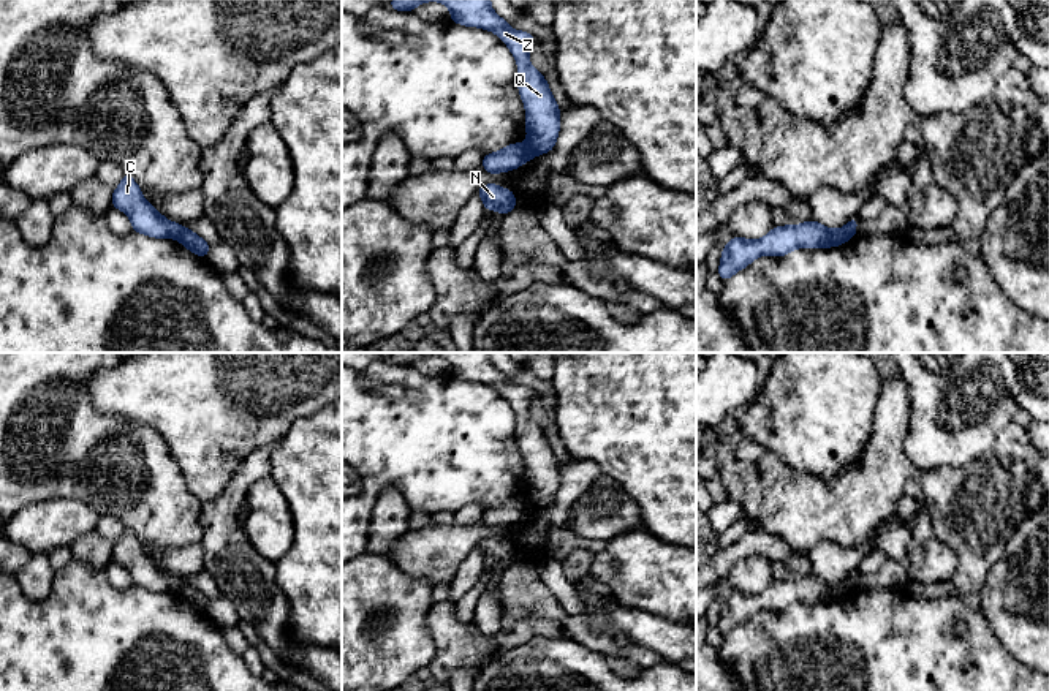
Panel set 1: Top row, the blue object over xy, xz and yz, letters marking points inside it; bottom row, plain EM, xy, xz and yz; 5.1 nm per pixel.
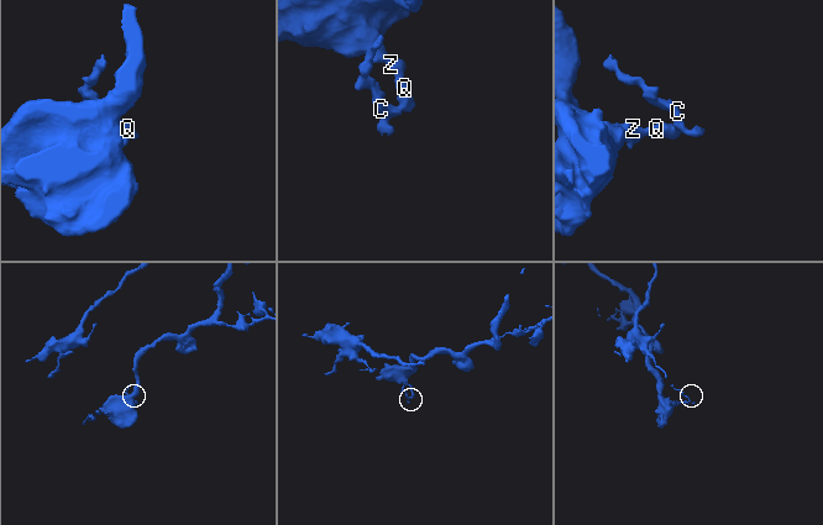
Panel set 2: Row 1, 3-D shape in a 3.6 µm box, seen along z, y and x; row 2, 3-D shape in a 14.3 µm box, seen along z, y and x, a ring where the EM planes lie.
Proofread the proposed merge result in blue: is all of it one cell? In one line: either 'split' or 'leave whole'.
split

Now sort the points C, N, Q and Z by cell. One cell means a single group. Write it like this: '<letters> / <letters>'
C N / Q Z

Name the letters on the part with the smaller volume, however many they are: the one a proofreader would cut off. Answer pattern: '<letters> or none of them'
C, N

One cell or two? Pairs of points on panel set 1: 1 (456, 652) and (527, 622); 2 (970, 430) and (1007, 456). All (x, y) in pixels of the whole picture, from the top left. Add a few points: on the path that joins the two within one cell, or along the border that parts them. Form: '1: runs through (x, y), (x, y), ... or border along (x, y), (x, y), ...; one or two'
1: runs through (473, 650), (510, 639); one
2: border along (1011, 421), (999, 434), (988, 453), (962, 467); two

